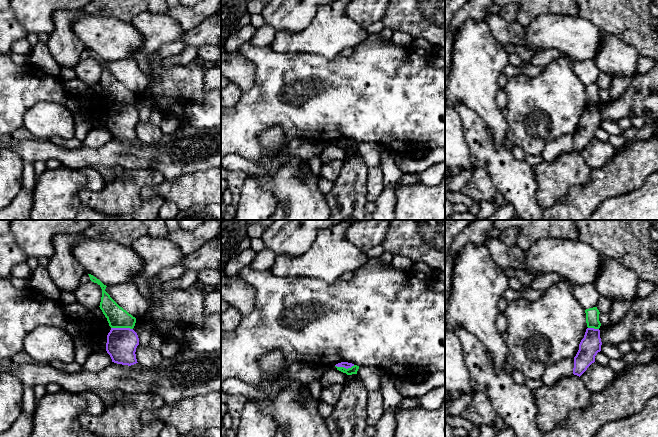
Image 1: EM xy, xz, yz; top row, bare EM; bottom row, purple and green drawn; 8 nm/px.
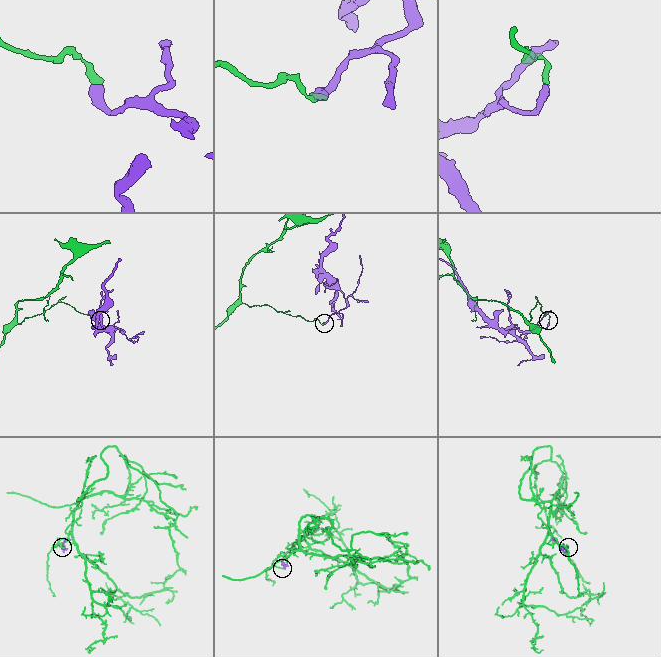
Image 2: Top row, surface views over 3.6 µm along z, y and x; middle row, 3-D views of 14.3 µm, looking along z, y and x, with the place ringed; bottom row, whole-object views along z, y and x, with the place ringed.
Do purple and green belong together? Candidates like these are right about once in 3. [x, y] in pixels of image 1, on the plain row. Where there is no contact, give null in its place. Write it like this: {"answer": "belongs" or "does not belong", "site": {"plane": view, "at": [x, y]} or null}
{"answer": "does not belong", "site": {"plane": "xy", "at": [122, 104]}}

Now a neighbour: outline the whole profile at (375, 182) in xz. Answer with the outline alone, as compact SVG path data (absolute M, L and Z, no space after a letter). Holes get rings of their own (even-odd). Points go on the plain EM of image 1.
M369 168L366 184L367 202L375 201L384 188L384 178L381 168Z

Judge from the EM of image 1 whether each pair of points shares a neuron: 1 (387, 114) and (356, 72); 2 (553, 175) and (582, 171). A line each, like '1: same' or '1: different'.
1: same
2: same

